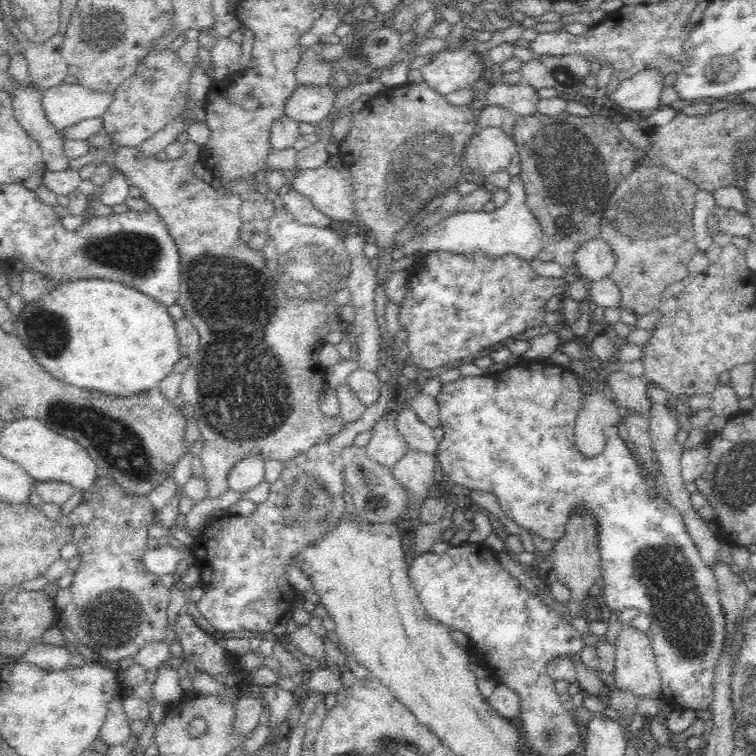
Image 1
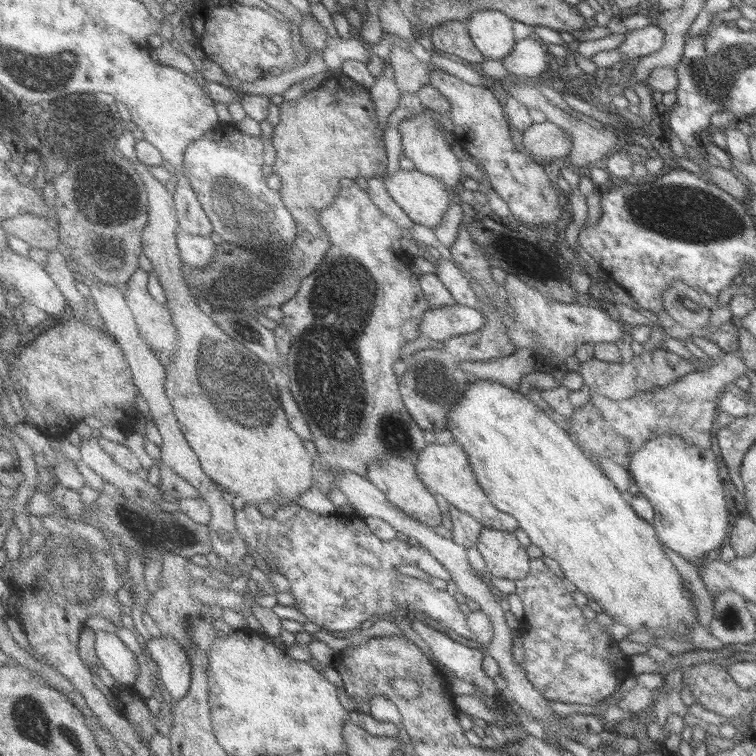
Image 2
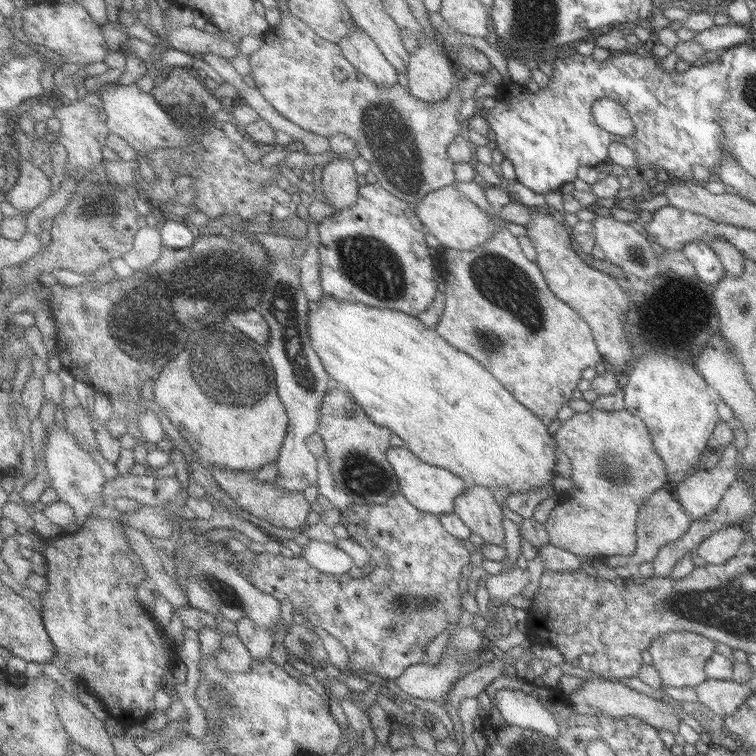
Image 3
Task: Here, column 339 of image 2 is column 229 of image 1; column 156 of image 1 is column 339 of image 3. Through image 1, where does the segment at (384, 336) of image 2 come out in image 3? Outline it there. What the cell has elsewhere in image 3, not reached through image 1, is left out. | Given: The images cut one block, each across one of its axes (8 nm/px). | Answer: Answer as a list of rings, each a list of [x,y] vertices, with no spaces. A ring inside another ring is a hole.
[[[353,158],[333,160],[323,170],[321,192],[327,198],[327,204],[333,206],[333,214],[357,206],[361,196],[361,178],[353,168]]]

